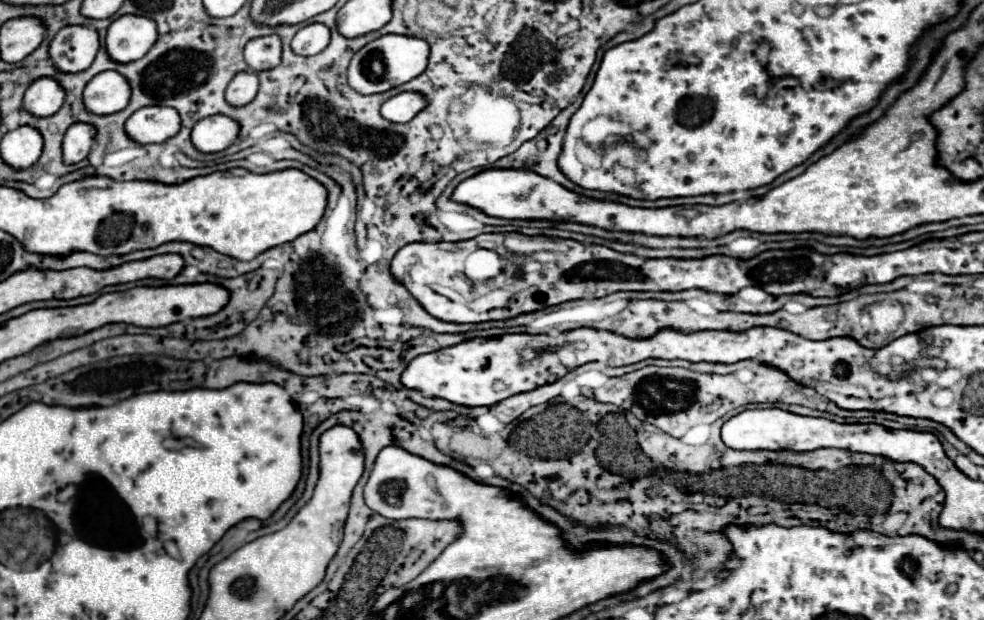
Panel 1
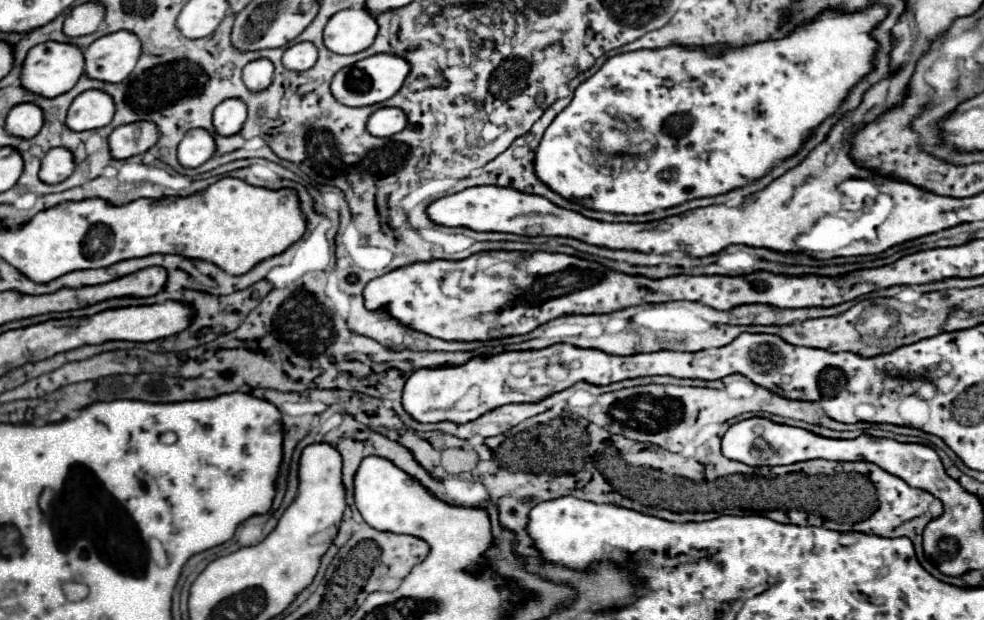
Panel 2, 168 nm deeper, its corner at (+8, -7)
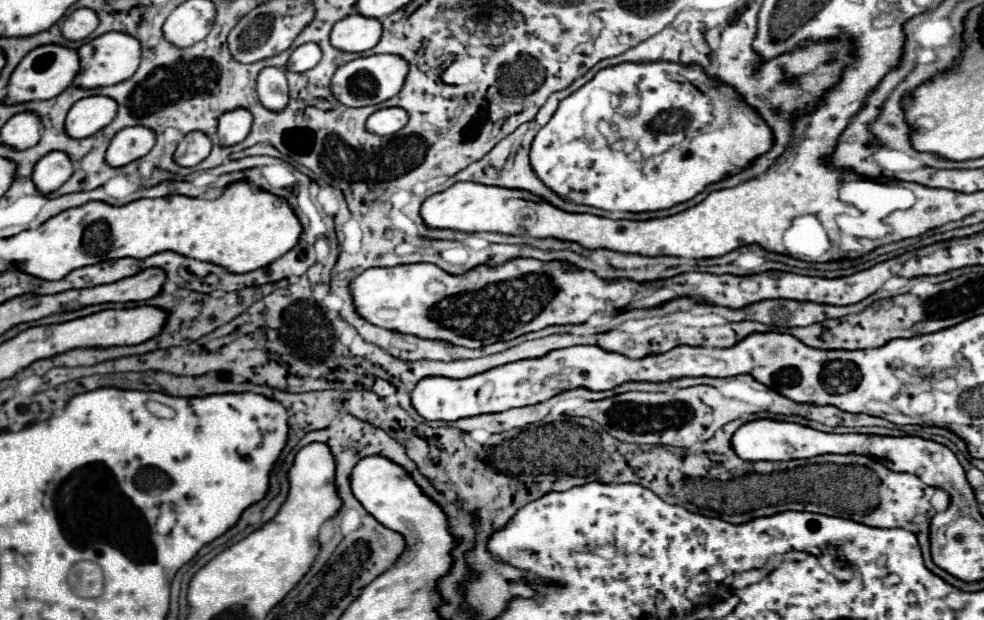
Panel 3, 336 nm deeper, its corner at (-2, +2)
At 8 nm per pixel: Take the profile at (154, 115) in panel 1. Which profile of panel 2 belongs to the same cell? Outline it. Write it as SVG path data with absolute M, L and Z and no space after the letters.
M134 122L116 128L110 138L110 156L116 160L126 160L144 154L158 142L158 130L150 122Z

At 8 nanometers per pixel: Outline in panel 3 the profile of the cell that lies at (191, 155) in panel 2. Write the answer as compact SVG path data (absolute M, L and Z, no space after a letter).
M192 131L180 141L180 145L174 153L174 159L182 167L194 167L200 161L204 161L210 155L210 151L212 151L210 137L202 131Z

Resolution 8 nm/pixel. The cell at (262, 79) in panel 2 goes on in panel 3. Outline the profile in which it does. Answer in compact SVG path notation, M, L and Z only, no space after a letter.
M264 67L258 73L256 89L262 105L272 111L280 111L288 103L288 83L284 69L280 67Z

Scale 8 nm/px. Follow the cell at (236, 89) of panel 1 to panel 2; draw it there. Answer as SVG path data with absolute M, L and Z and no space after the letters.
M230 98L216 106L214 110L214 128L220 136L234 136L240 132L246 120L246 104L242 100Z

